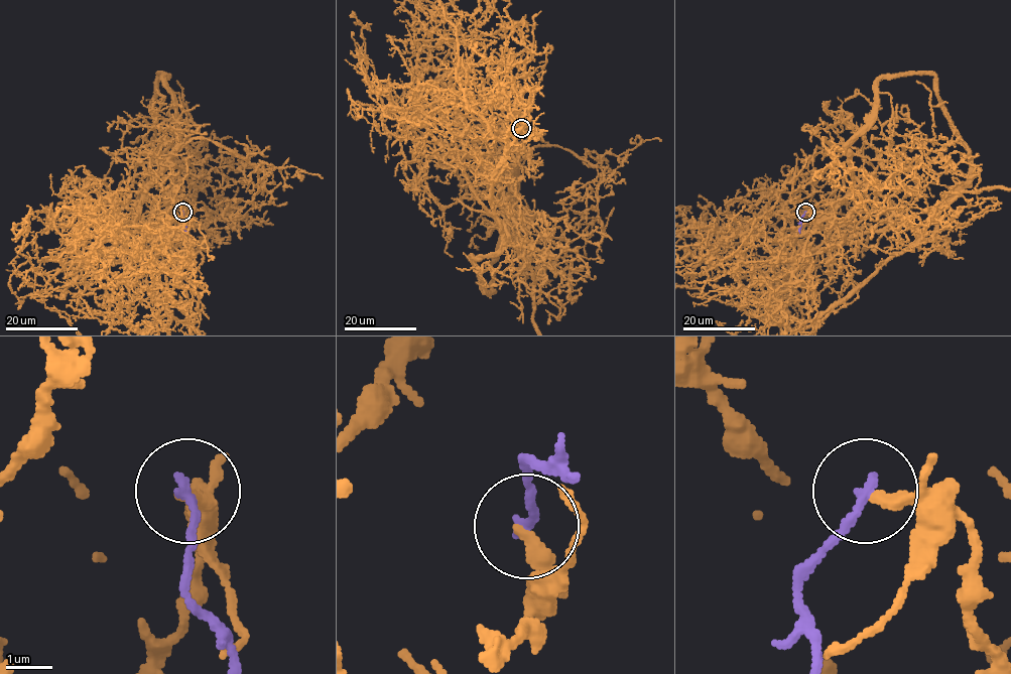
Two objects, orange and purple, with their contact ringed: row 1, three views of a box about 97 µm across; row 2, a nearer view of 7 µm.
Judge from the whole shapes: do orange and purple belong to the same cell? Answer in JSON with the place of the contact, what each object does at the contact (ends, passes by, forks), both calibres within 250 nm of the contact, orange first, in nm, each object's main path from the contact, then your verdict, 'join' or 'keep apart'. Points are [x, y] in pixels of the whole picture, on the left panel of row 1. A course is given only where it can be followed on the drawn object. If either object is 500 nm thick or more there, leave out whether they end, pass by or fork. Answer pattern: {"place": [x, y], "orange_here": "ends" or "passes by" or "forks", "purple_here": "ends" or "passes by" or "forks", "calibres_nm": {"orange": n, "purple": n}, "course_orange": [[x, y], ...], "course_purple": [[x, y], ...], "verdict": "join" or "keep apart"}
{"place": [182, 212], "orange_here": "ends", "purple_here": "ends", "calibres_nm": {"orange": 280, "purple": 200}, "course_orange": [[181, 212], [176, 231], [135, 223], [162, 211], [191, 216], [201, 188], [242, 198]], "course_purple": [[182, 212], [187, 233]], "verdict": "keep apart"}

